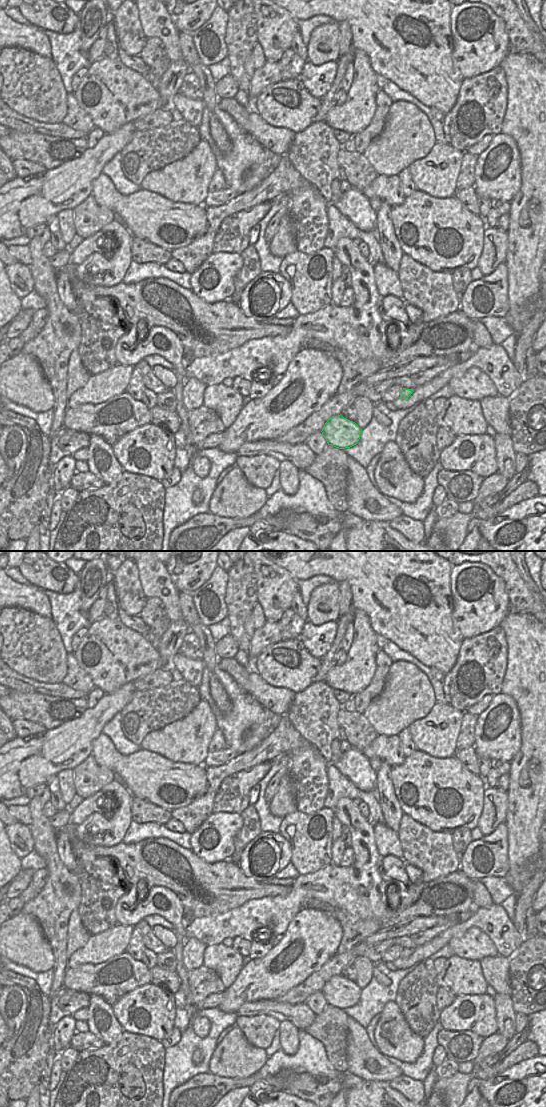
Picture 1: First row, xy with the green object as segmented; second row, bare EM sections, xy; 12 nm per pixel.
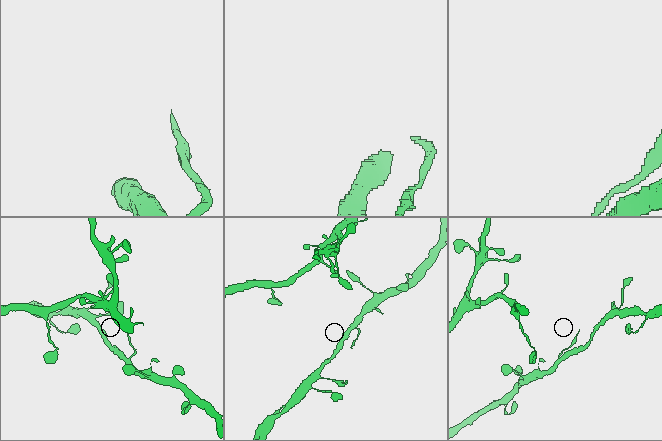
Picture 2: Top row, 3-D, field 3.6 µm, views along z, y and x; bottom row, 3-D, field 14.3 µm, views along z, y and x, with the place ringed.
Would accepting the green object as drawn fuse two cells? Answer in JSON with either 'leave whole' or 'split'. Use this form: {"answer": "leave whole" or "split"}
{"answer": "split"}

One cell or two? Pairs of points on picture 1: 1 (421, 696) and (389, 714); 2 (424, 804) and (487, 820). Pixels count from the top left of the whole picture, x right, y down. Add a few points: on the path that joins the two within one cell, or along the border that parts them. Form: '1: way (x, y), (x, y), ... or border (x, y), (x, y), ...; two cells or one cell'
1: way (413, 698), (405, 698), (397, 706); one cell
2: border (484, 795), (481, 814), (476, 826); two cells

